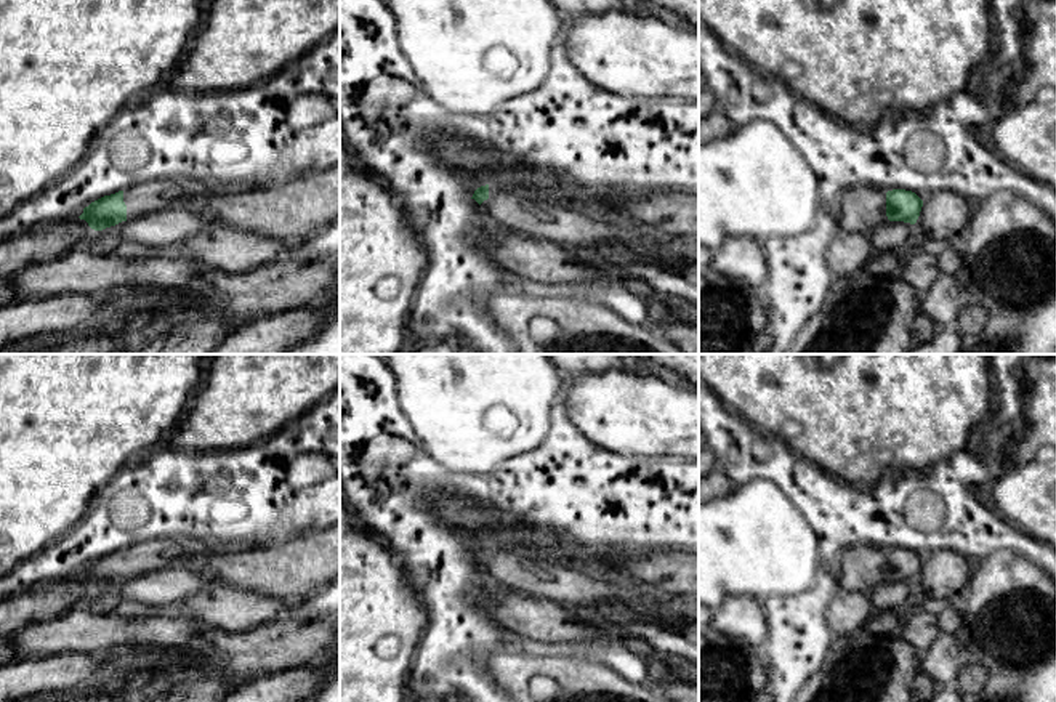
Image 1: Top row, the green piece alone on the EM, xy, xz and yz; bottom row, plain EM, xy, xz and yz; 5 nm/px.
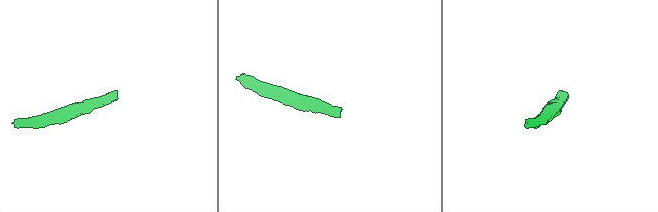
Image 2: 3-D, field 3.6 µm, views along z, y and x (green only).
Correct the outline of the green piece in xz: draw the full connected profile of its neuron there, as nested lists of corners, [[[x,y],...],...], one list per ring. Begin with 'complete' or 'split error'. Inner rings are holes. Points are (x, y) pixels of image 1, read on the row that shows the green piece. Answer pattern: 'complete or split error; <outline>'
split error; [[[486,184],[478,188],[471,199],[503,228],[574,248],[586,256],[591,256],[595,247],[609,248],[622,244],[641,258],[655,255],[657,266],[665,271],[678,271],[689,260],[699,261],[699,245],[692,237],[665,234],[662,228],[542,200],[511,188]]]

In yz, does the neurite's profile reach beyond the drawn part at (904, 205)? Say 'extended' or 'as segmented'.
as segmented

